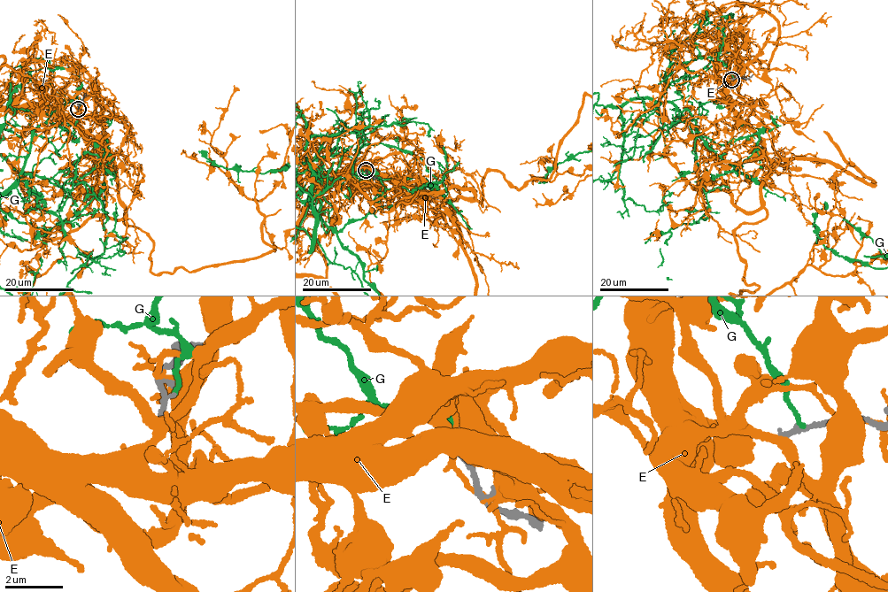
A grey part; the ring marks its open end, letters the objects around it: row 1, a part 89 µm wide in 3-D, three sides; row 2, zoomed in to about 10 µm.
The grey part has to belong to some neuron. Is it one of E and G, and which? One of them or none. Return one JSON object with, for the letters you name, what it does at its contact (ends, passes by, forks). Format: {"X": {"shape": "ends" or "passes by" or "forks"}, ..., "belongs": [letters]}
{"belongs": []}

